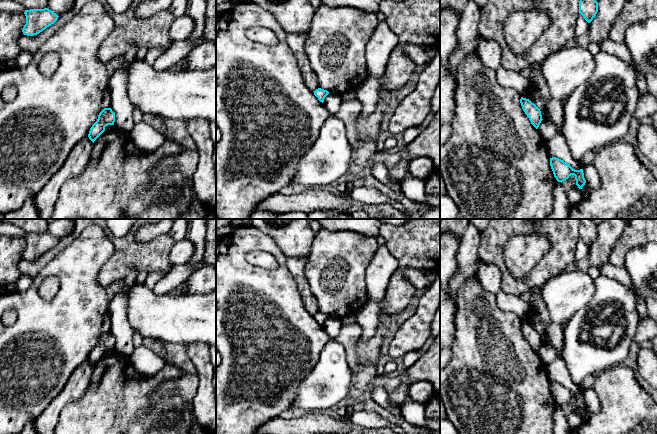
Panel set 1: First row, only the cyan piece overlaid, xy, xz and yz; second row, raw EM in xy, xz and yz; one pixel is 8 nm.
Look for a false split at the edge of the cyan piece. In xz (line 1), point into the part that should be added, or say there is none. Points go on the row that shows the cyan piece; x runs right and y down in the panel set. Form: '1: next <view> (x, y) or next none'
1: next none

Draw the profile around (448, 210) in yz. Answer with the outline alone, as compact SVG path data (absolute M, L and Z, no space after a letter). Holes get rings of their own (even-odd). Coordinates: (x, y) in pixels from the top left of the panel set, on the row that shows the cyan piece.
M447 193L440 194L440 219L458 219L460 211Z

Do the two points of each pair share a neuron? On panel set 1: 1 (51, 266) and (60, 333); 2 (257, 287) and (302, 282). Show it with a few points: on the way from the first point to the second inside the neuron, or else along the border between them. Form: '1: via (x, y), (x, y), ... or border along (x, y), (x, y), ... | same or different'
1: via (65, 282), (65, 316) | same
2: border along (285, 262), (305, 305) | different

